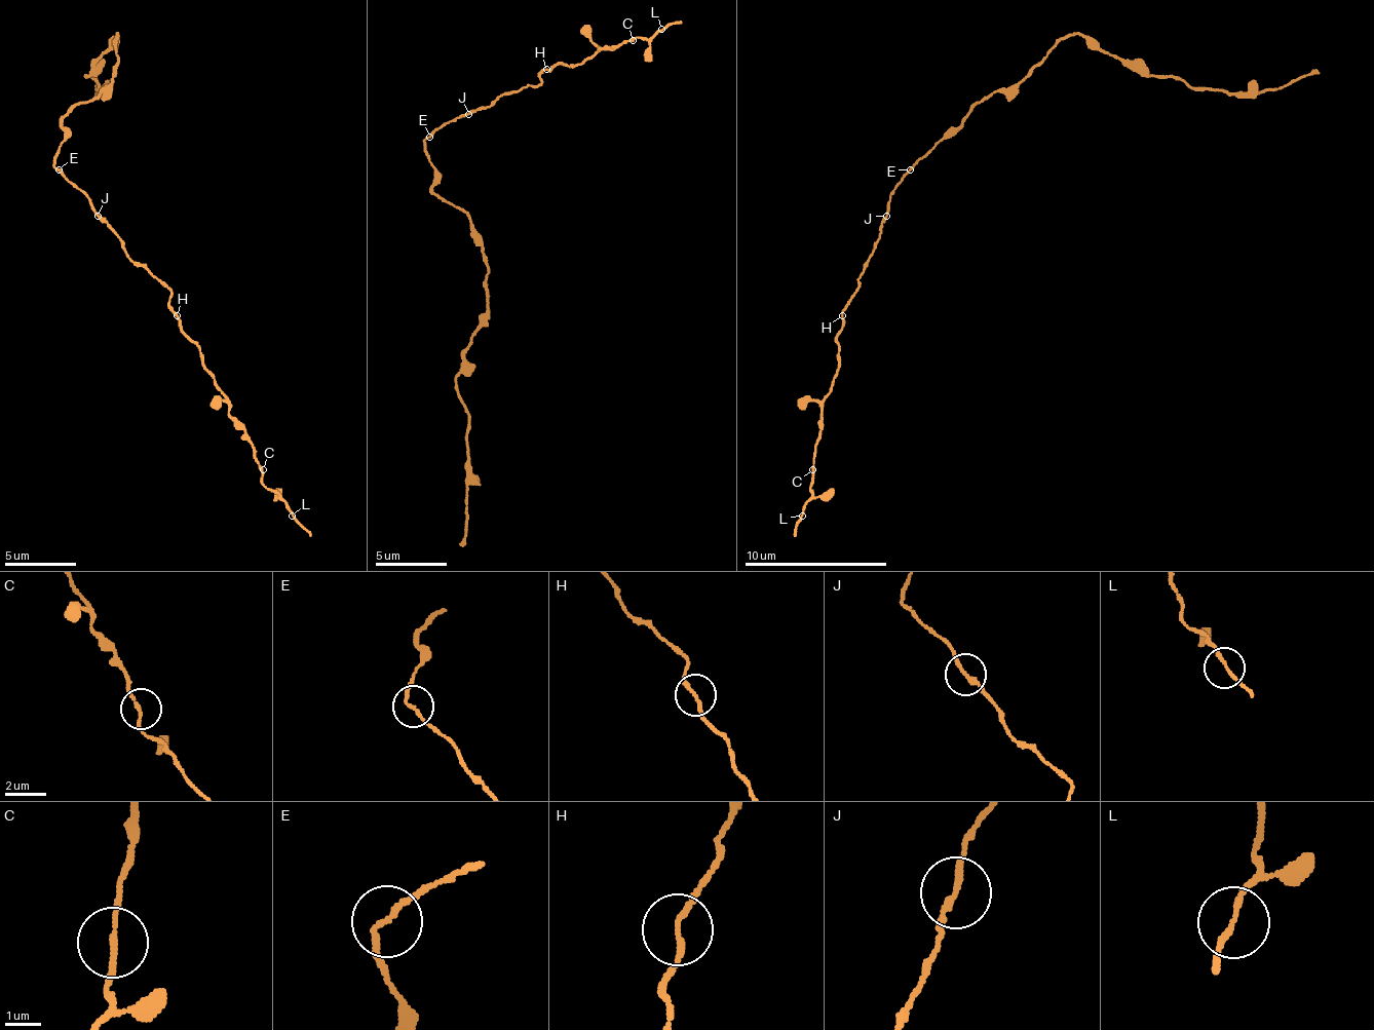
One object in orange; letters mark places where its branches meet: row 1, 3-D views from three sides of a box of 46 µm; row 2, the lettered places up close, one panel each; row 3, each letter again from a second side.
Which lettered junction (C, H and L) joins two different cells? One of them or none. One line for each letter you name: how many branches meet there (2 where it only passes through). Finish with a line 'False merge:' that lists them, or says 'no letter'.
False merge: no letter

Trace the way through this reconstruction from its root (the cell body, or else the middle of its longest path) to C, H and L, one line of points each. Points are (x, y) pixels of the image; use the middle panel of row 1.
C: (426, 147), (448, 122), (537, 86), (547, 68), (579, 65), (633, 40)
H: (426, 147), (426, 140), (448, 122), (455, 122), (469, 111), (487, 108), (505, 93), (537, 86), (547, 68)
L: (426, 147), (448, 122), (537, 86), (547, 68), (579, 65), (598, 50), (661, 29)

